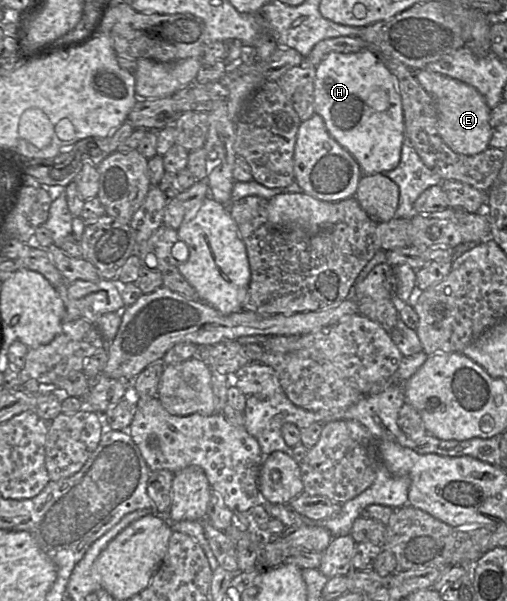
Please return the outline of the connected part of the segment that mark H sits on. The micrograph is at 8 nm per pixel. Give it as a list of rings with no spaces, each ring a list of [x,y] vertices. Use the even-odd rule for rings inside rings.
[[[364,50],[355,53],[330,52],[327,54],[316,66],[314,109],[315,113],[323,118],[329,134],[357,161],[363,175],[384,173],[398,166],[401,148],[405,140],[402,100],[396,86],[395,77],[376,53]],[[375,90],[383,90],[388,94],[390,107],[386,111],[376,111],[369,105],[369,95]]]

